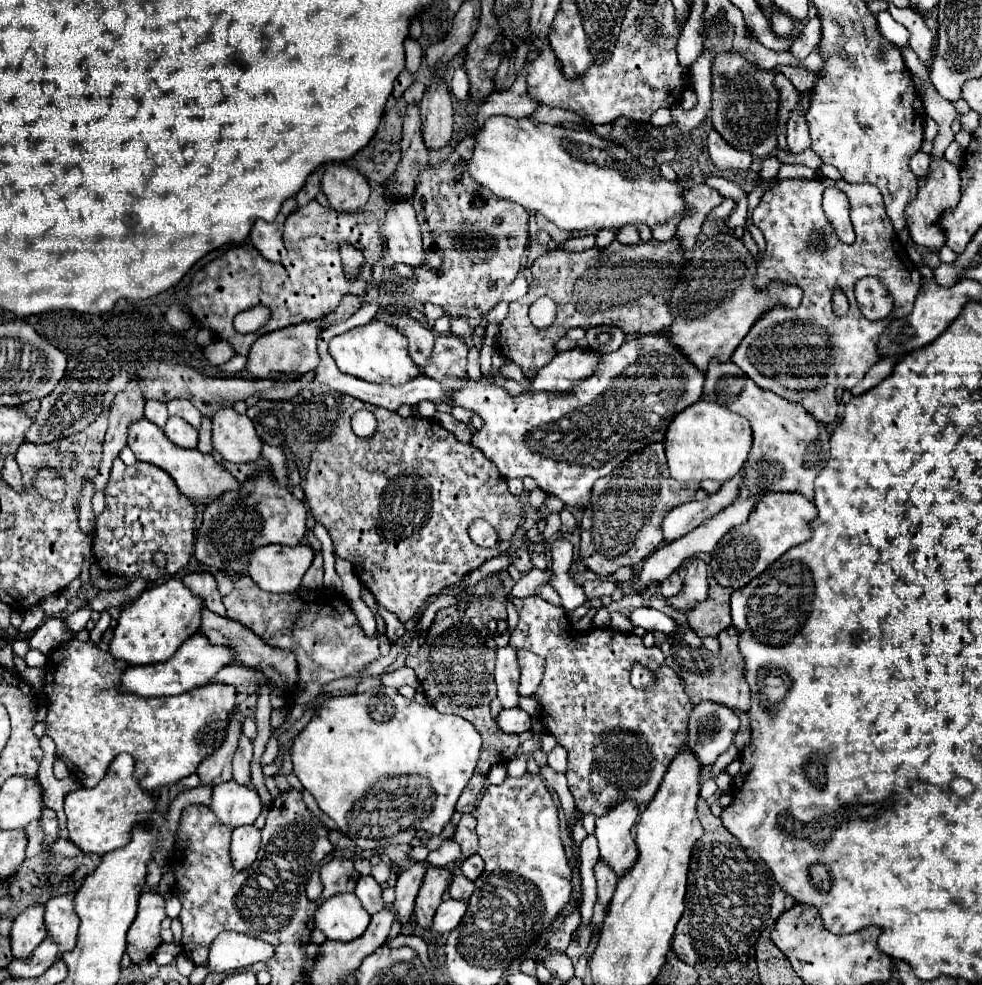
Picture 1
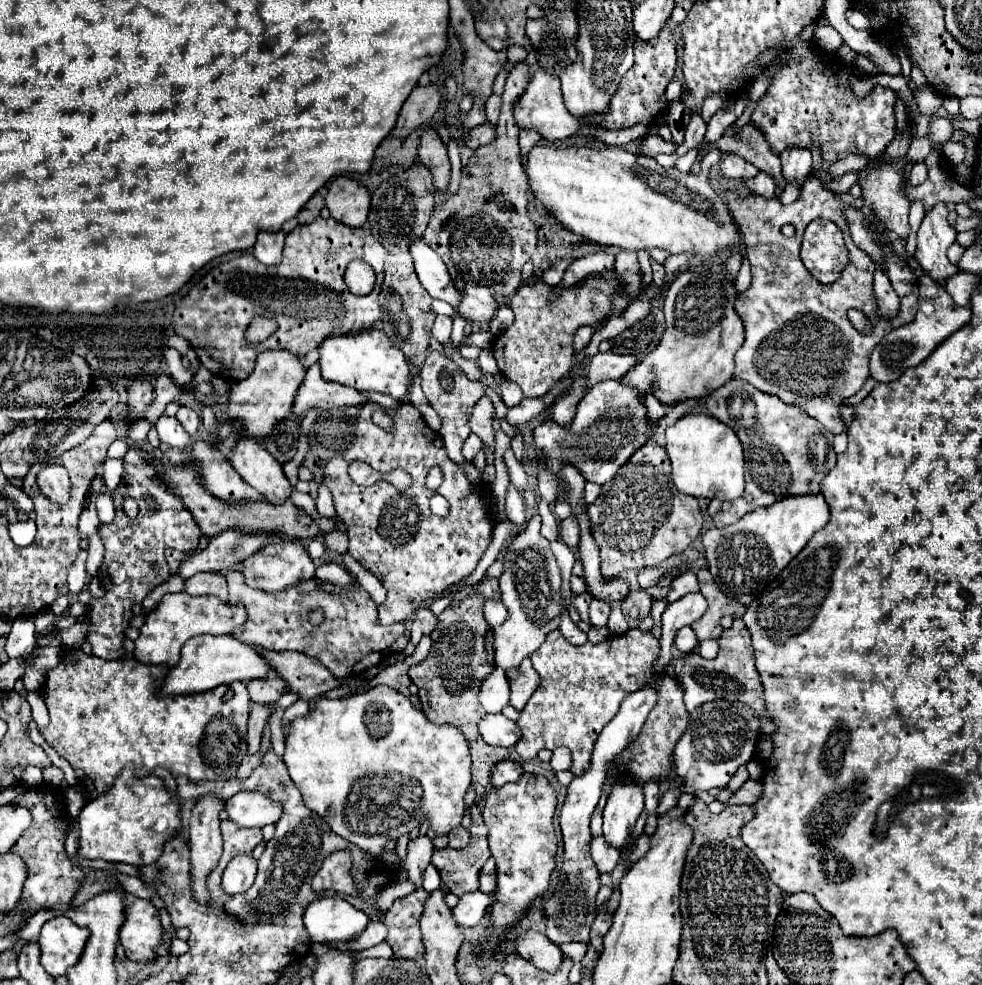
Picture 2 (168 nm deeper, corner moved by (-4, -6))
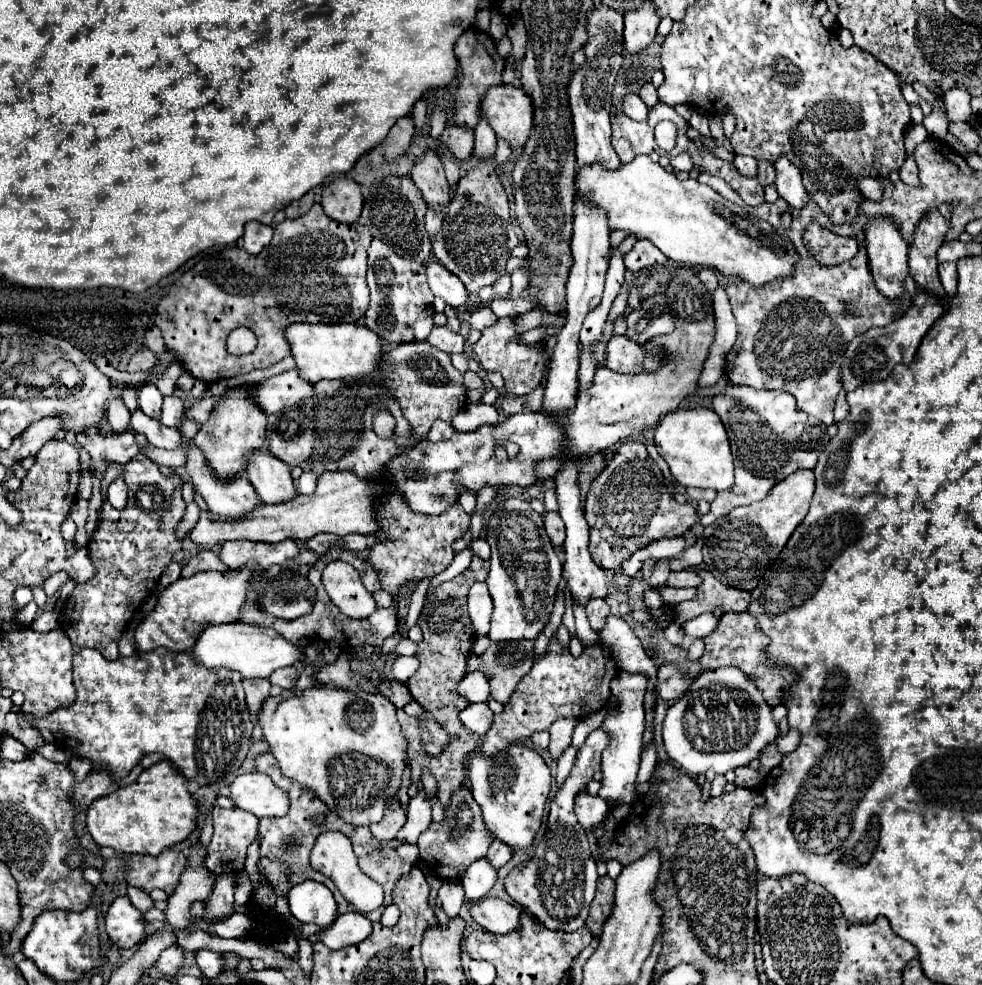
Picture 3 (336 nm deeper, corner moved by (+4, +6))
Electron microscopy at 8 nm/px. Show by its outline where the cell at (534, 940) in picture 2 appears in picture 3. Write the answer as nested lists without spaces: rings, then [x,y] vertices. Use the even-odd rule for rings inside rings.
[[[485,898],[467,904],[471,918],[487,932],[509,934],[515,928],[519,928],[519,908],[501,898]]]

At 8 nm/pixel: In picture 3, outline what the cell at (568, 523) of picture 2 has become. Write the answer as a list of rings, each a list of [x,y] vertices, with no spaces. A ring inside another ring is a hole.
[[[557,512],[545,514],[545,532],[553,544],[553,548],[561,548],[565,540],[565,524]]]

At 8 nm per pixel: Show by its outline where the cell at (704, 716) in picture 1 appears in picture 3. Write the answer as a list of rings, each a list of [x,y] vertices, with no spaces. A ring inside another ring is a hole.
[[[721,666],[715,670],[705,670],[697,674],[691,682],[689,690],[675,702],[665,716],[663,722],[663,742],[669,758],[683,768],[687,774],[701,774],[701,772],[715,772],[725,774],[727,770],[735,770],[739,766],[749,766],[751,760],[757,760],[765,746],[773,744],[779,738],[779,726],[773,720],[771,706],[765,704],[763,694],[751,680],[747,680],[745,672],[735,666]]]

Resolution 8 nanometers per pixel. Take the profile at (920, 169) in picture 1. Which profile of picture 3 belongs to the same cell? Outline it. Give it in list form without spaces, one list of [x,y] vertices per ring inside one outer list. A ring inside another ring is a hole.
[[[909,156],[907,160],[905,160],[905,164],[901,166],[901,170],[899,170],[899,176],[901,176],[901,182],[905,182],[905,184],[909,184],[909,186],[919,186],[919,176],[917,176],[917,164],[915,164],[915,160]]]

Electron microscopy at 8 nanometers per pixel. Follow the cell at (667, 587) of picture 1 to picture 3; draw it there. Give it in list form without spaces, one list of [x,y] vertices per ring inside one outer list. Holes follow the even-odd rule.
[[[681,570],[681,572],[671,572],[669,578],[667,578],[667,584],[673,586],[673,588],[697,588],[703,580],[699,580],[697,572],[695,570]]]

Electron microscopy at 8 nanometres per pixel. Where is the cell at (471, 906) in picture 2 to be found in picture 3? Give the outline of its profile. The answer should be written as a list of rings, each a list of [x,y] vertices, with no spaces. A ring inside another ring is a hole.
[[[487,858],[475,860],[461,878],[461,884],[465,888],[465,898],[473,902],[487,898],[495,880],[497,880],[497,870],[489,864],[489,860]]]

